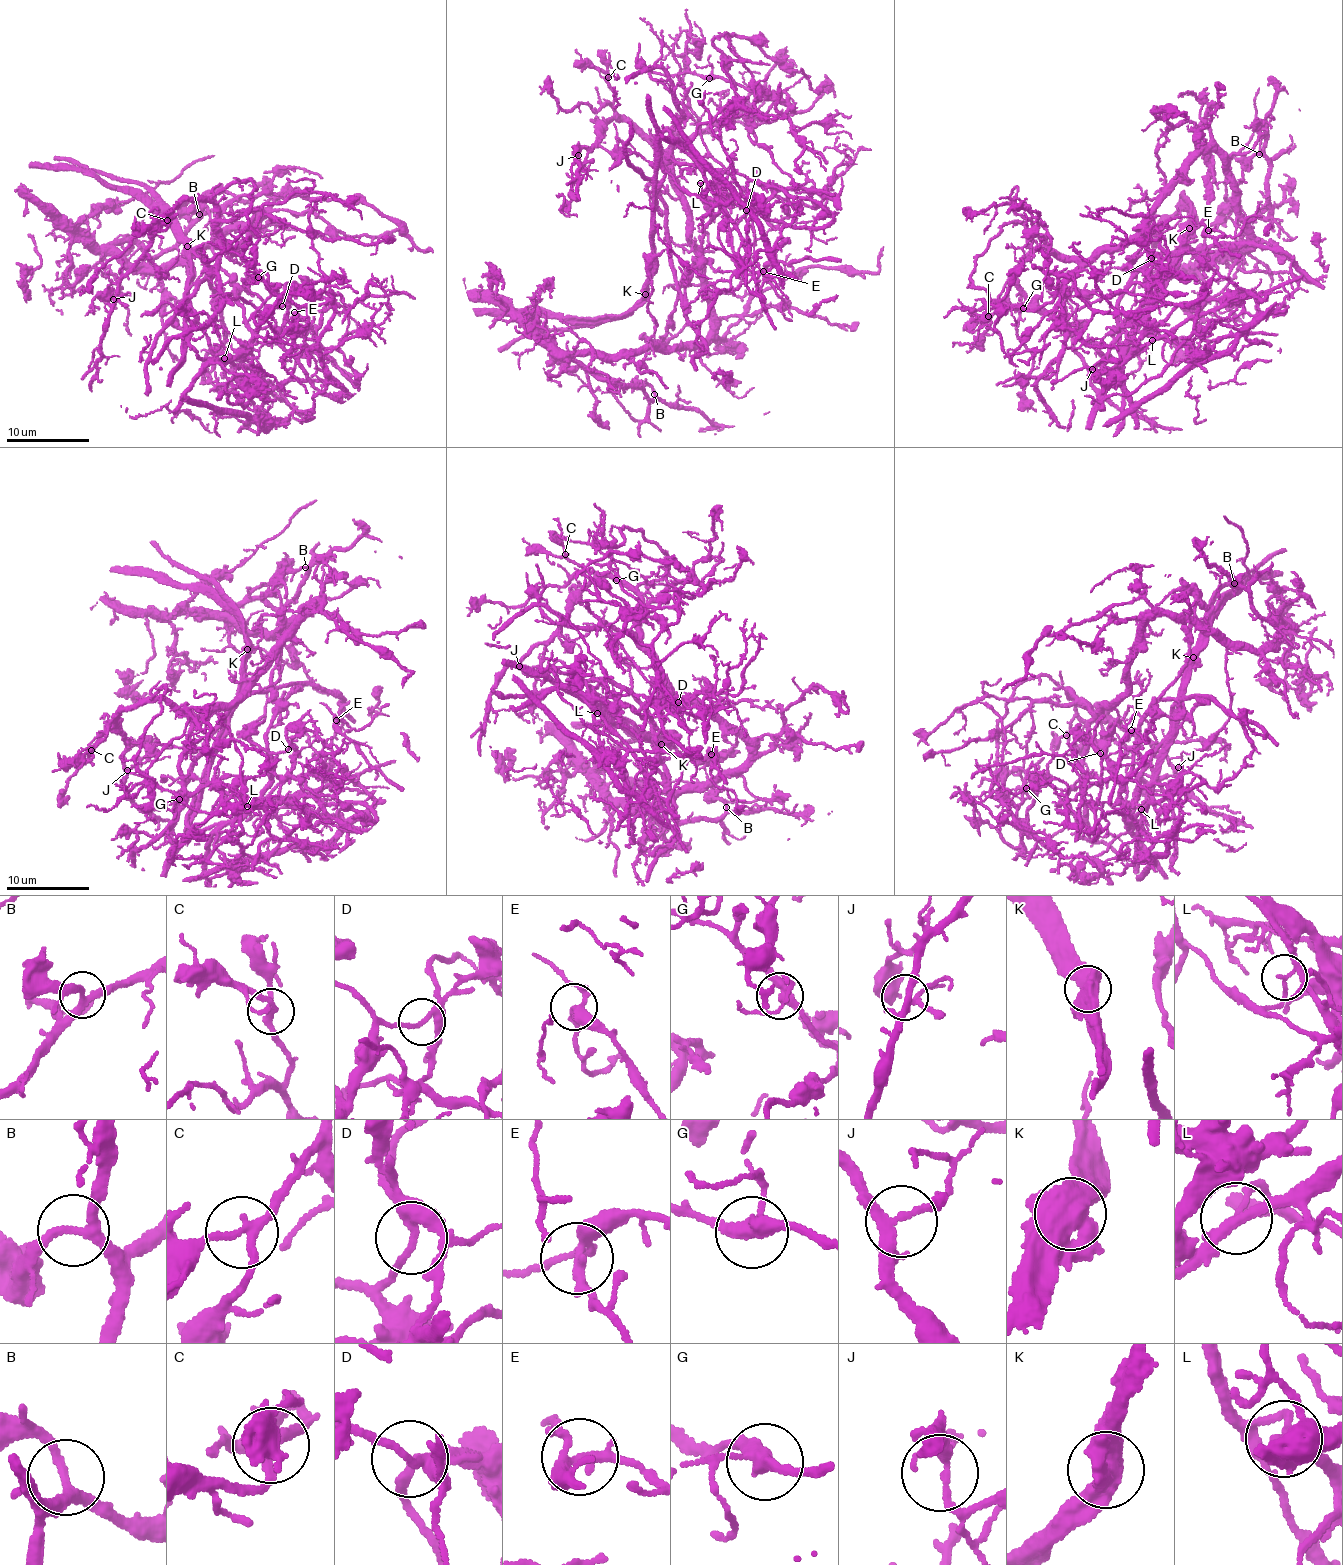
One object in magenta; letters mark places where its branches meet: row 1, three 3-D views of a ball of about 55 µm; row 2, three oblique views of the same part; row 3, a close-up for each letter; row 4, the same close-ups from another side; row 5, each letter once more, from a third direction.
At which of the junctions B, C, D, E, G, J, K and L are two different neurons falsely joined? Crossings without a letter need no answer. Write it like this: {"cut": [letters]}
{"cut": ["D", "K", "L"]}

